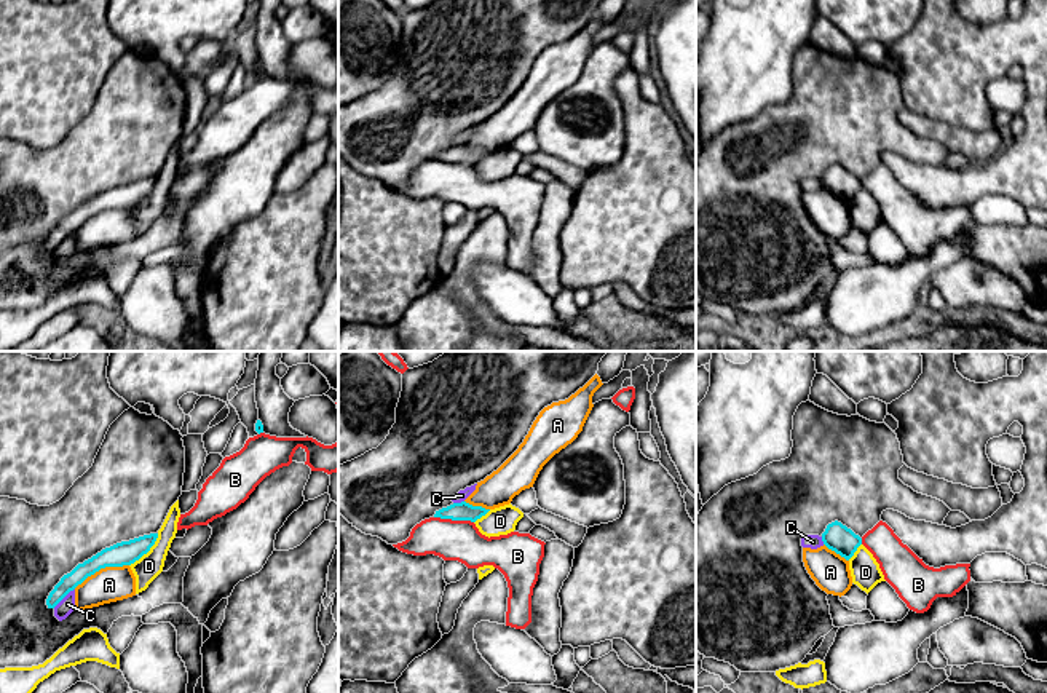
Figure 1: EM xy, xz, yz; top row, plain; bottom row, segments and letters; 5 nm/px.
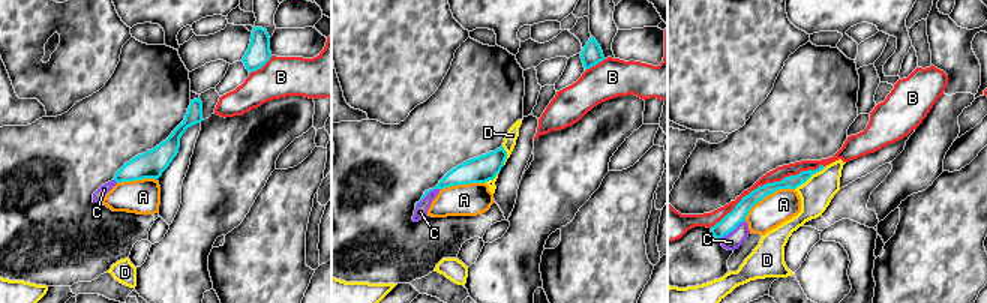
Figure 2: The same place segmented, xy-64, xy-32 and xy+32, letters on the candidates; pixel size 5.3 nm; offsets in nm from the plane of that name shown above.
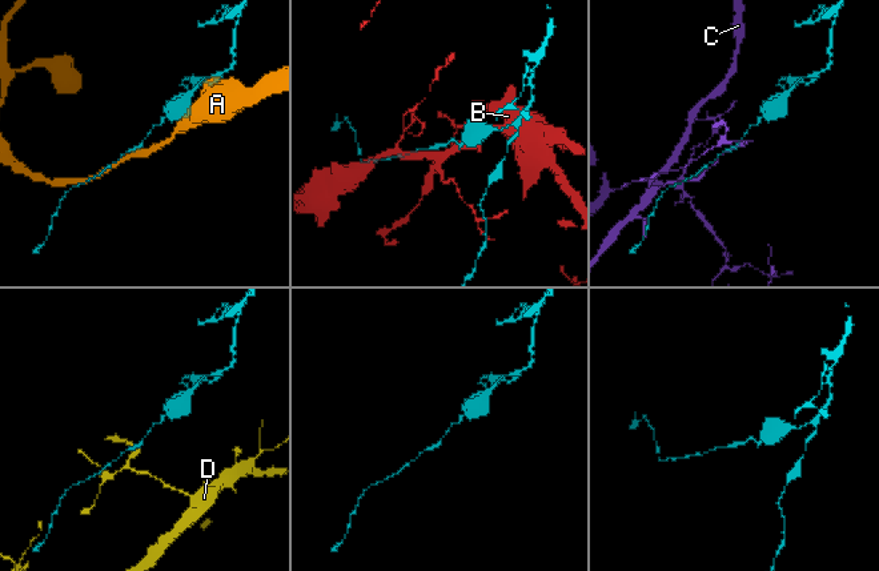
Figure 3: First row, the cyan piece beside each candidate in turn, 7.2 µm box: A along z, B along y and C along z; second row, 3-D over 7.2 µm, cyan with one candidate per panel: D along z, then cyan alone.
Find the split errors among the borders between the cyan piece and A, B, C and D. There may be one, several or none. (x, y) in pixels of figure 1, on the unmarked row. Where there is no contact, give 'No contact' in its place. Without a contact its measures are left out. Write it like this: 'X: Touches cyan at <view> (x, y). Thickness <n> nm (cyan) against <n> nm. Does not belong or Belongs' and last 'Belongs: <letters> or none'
A: Touches cyan at xy (101, 209). Thickness 120 nm (cyan) against 180 nm. Does not belong
B: Touches cyan at xz (454, 162). Thickness 100 nm (cyan) against 200 nm. Does not belong
C: Touches cyan at xy (63, 240). Thickness 90 nm (cyan) against 80 nm. Does not belong
D: Touches cyan at xy (147, 194). Thickness 120 nm (cyan) against 120 nm. Does not belong
Belongs: none

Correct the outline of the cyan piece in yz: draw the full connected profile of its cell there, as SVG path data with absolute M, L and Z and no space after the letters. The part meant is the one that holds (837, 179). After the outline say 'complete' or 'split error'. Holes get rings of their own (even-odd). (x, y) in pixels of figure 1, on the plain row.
M838 163L827 168L822 176L822 184L828 192L835 193L846 203L849 203L862 187L862 180Z | complete

